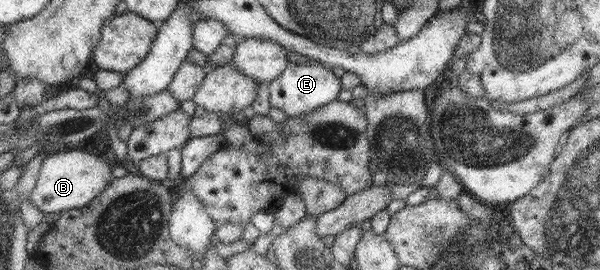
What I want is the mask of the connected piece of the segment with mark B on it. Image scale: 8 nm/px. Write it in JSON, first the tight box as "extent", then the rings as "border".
{"extent":[30,149,120,214],"border":[[[85,149],[59,150],[43,161],[30,200],[44,214],[83,208],[107,189],[113,180],[111,170],[113,170],[114,165],[118,164],[120,164],[118,161],[112,162],[107,159],[106,155],[91,154]]]}

